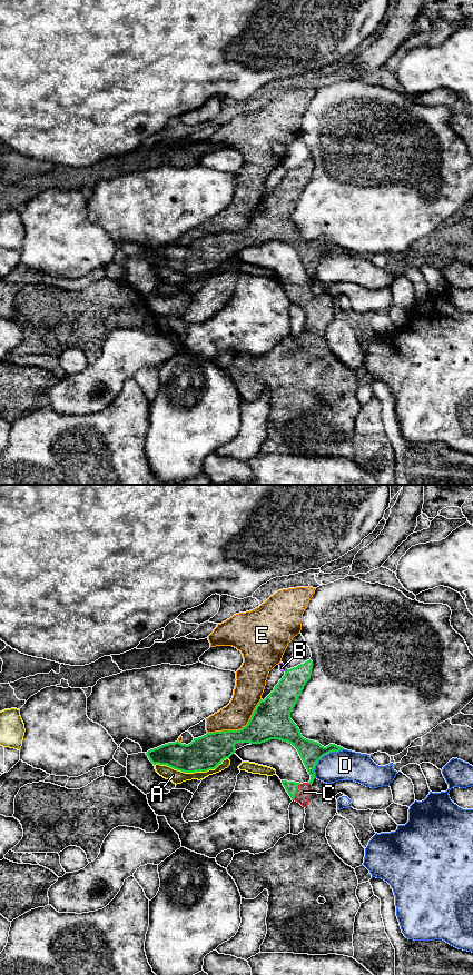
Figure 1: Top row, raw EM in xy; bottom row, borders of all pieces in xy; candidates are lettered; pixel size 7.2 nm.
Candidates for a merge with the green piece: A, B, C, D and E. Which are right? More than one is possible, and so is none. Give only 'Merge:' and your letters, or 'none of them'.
Merge: C

